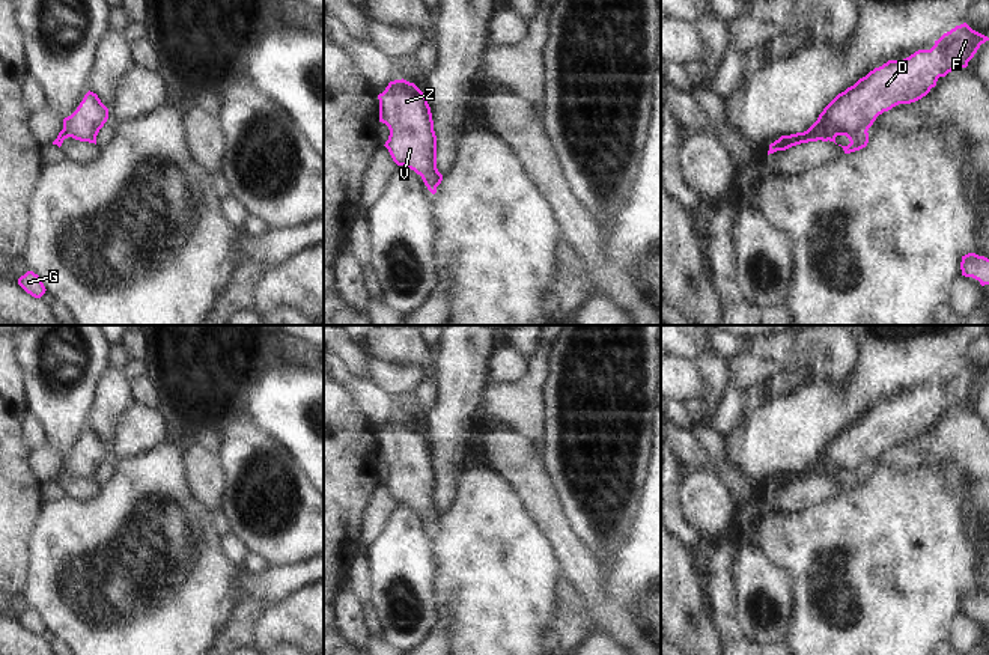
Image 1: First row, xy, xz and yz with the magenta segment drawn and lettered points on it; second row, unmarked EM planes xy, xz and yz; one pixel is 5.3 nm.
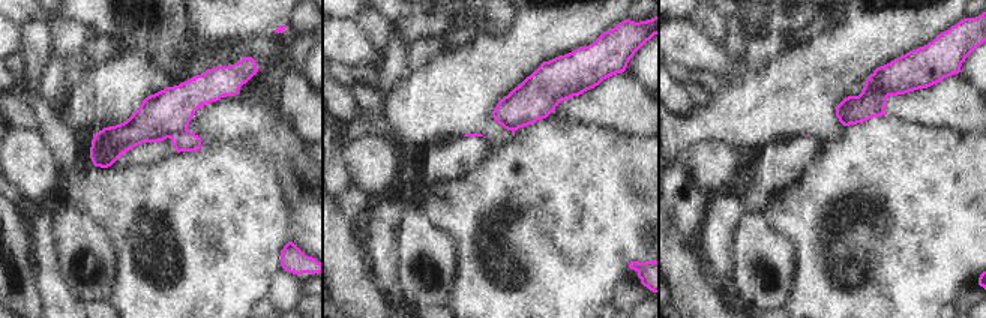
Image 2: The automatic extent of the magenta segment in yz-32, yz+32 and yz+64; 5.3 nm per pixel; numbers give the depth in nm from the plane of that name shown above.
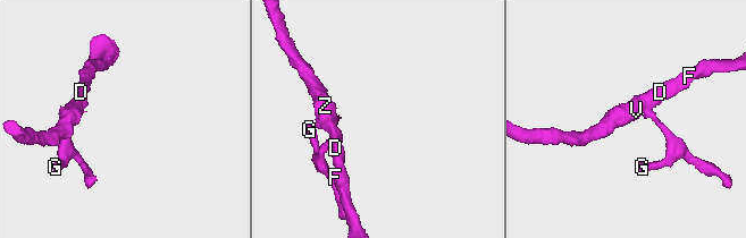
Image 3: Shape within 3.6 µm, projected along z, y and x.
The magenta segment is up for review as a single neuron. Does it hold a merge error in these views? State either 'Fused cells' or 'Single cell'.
Fused cells

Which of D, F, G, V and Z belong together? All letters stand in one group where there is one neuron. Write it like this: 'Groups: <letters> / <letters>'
Groups: D F V Z / G

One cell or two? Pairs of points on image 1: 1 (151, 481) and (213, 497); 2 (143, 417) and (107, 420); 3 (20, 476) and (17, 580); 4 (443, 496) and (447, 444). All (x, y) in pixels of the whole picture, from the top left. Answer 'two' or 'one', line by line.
1: two
2: two
3: one
4: one

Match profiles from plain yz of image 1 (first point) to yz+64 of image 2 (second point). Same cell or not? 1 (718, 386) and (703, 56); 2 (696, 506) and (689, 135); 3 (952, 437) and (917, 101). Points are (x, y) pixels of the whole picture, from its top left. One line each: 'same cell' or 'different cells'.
1: different cells
2: different cells
3: same cell

